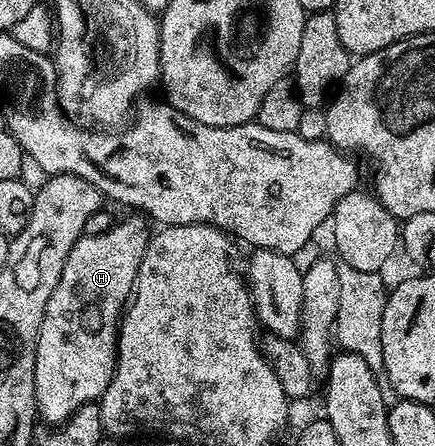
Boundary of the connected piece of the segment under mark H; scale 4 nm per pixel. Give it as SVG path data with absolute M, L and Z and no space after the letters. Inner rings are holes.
M136 213L129 216L129 219L124 219L121 223L120 220L113 222L110 229L97 235L81 235L66 257L66 265L54 293L50 293L50 301L46 305L38 333L34 361L36 409L45 424L65 423L74 412L82 409L82 405L99 401L114 377L116 333L120 326L120 316L124 314L124 308L132 298L138 265L146 253L150 238L149 220Z

